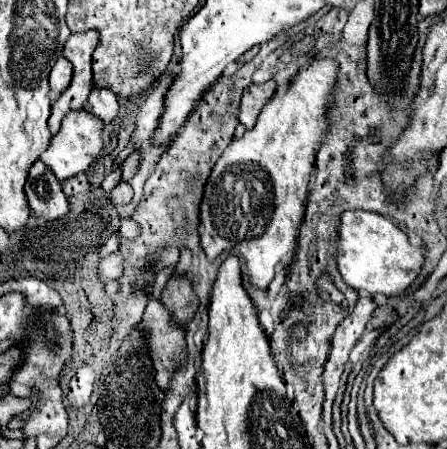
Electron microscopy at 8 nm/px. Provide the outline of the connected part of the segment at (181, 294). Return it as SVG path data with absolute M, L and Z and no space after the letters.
M183 276L183 278L173 278L167 282L167 288L163 292L161 302L171 310L171 316L177 324L187 324L193 314L195 314L195 306L197 306L197 296L191 288L191 282Z

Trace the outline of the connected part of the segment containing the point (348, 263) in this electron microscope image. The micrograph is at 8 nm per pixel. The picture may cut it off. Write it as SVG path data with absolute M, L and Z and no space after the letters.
M347 210L339 220L339 248L337 248L337 270L345 284L355 290L365 290L369 294L397 296L415 280L423 264L423 248L413 246L407 234L393 224L389 218L365 212Z

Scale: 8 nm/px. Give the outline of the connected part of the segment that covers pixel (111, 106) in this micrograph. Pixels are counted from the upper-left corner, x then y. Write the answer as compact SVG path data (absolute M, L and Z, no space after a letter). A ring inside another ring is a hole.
M93 86L87 102L89 102L91 114L95 114L97 118L101 118L103 122L111 122L117 116L117 112L119 112L117 96L109 88L97 88L97 86Z

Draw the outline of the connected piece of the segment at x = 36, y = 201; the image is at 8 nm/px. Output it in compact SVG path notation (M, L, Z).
M35 160L33 168L29 170L25 196L31 210L39 218L61 218L69 212L69 202L61 190L59 180L41 160Z

